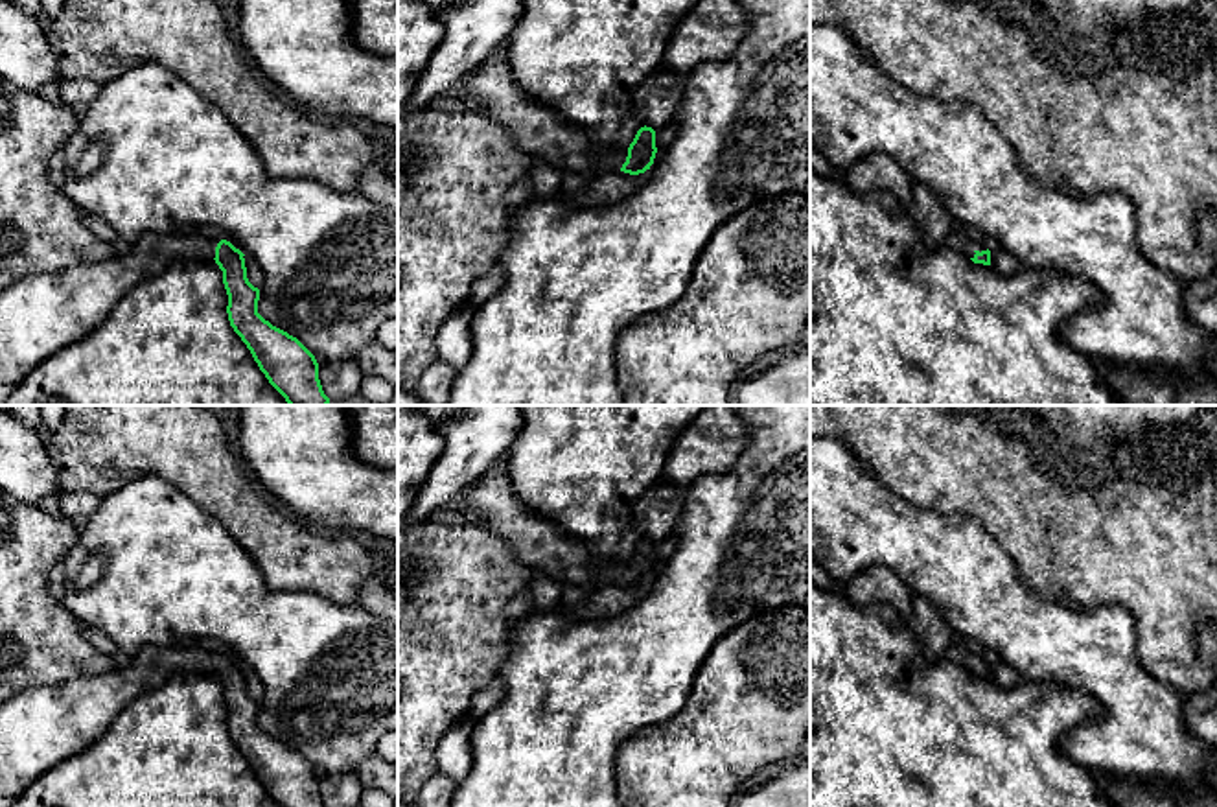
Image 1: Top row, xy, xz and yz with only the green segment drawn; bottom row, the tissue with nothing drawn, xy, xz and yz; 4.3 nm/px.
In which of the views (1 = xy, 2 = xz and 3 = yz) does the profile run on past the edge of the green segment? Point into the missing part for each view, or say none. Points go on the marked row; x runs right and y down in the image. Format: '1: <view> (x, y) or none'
1: xy (41, 314)
2: xz (536, 129)
3: yz (962, 242)

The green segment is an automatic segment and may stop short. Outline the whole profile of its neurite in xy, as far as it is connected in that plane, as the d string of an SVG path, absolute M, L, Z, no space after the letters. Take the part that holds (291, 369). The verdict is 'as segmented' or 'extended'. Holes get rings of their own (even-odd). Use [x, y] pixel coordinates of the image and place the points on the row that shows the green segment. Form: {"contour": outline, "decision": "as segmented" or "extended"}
{"contour": "M180 228L145 232L127 254L55 275L29 275L0 291L0 405L44 359L90 333L116 302L144 280L158 276L177 260L214 260L223 271L228 321L250 350L269 383L289 405L328 405L315 356L293 335L258 313L260 289L247 278L245 254L217 232Z", "decision": "extended"}

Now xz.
{"contour": "M503 53L488 59L451 92L471 99L475 111L508 129L521 153L536 155L560 171L595 177L620 170L639 175L650 170L657 153L655 131L646 125L626 151L595 147L582 127L562 122L554 111L530 101L516 87Z", "decision": "extended"}

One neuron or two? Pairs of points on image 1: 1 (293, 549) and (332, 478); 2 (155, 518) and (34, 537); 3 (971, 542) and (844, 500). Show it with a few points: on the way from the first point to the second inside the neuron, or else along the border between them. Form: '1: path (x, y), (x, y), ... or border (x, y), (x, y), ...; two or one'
1: border (293, 513), (315, 527), (348, 533); two
2: border (80, 526), (80, 537), (65, 557); two
3: path (939, 542), (908, 540), (875, 527); one

